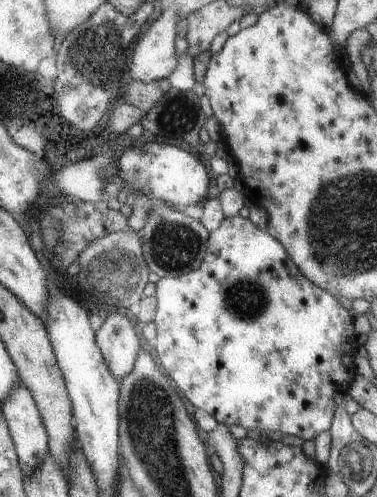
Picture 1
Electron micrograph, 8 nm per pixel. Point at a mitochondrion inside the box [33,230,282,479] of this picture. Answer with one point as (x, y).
(112, 269)

